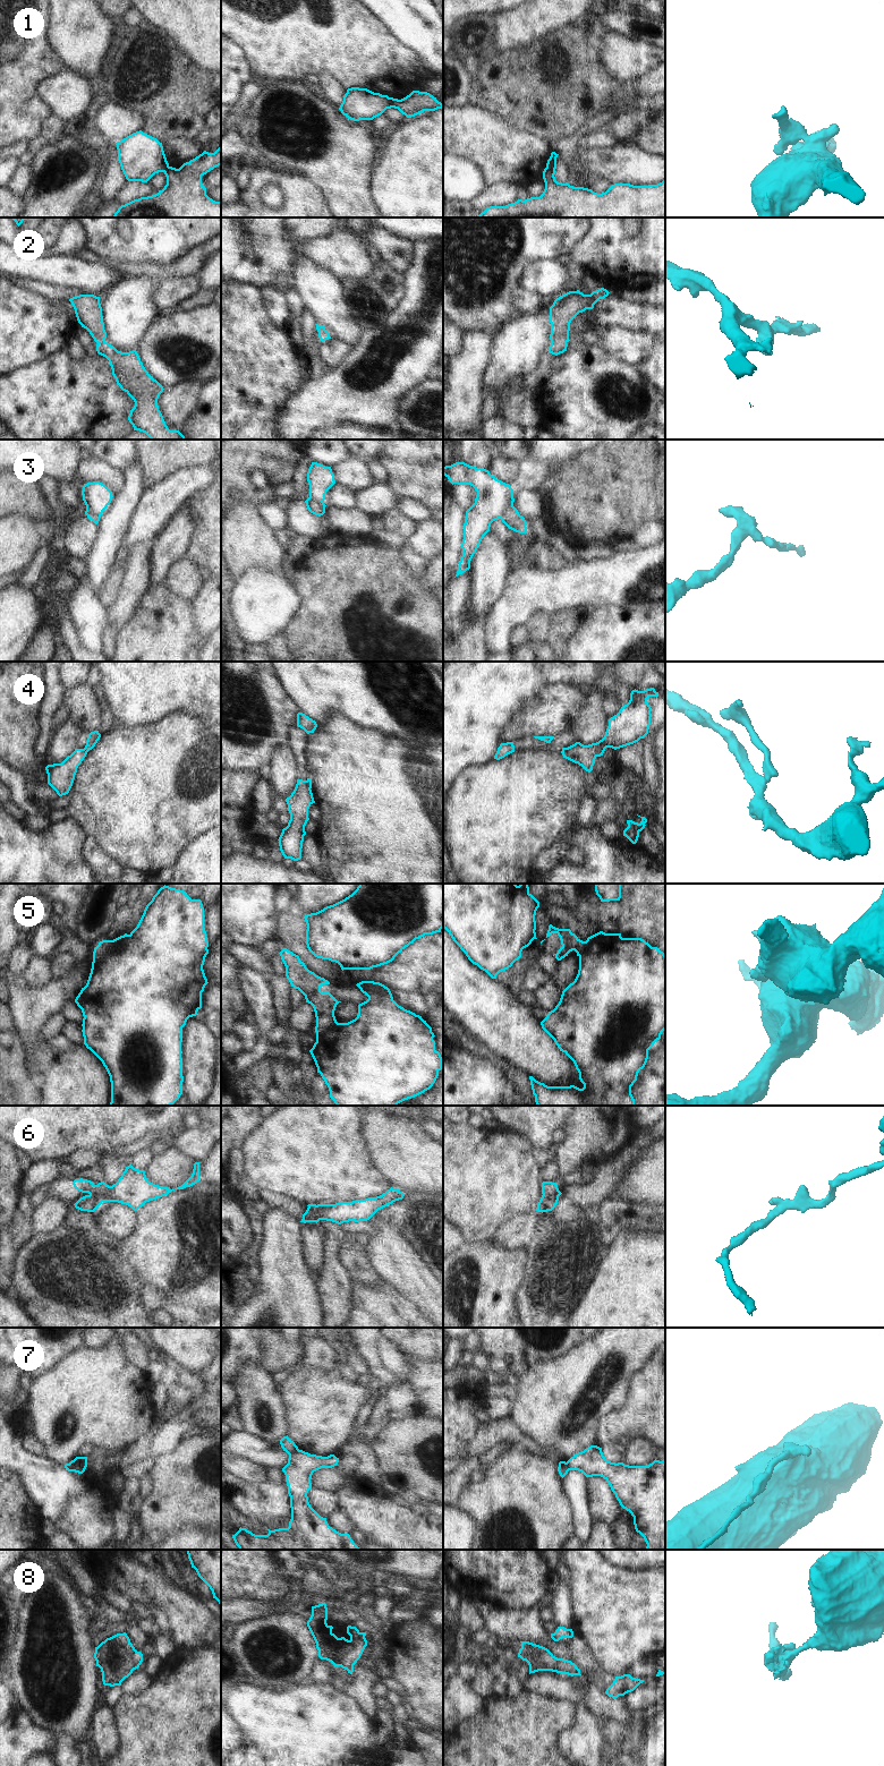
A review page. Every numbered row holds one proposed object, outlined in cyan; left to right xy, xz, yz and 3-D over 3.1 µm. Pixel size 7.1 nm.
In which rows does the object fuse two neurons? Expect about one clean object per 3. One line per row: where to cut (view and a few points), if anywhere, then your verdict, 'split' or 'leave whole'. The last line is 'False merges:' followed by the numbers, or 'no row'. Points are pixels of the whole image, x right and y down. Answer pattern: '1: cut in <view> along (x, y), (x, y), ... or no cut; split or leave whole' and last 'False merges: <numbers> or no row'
1: cut in xz along (389, 97), (392, 107); split
2: no cut; leave whole
3: cut in yz along (512, 504), (499, 518); split
4: cut in xy along (83, 749), (86, 752); split
5: cut in xy along (116, 946), (103, 958), (93, 960); split
6: cut in yz along (543, 1194), (550, 1197), (558, 1197); split
7: cut in xz along (298, 1449), (289, 1455); split
8: no cut; leave whole
False merges: 1, 3, 4, 5, 6, 7

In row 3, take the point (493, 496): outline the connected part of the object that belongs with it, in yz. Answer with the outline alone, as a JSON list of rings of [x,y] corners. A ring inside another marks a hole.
[[[465,462],[443,467],[443,475],[458,485],[470,485],[477,492],[475,503],[466,511],[464,523],[462,556],[456,577],[470,569],[470,561],[491,523],[501,518],[502,512],[513,505],[513,489],[490,474]],[[454,577],[454,578],[456,578]]]

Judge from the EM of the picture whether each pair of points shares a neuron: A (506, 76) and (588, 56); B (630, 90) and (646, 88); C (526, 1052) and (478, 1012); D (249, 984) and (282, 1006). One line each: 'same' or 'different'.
A: same
B: same
C: same
D: different

